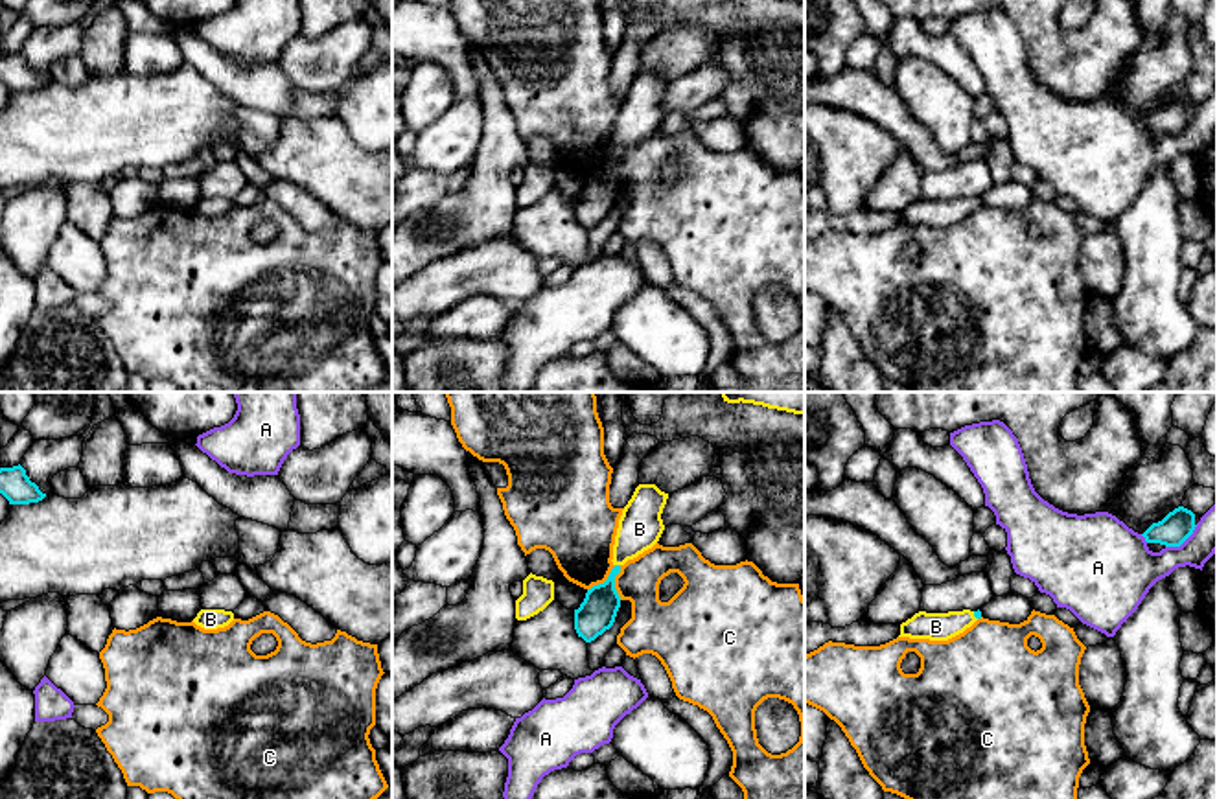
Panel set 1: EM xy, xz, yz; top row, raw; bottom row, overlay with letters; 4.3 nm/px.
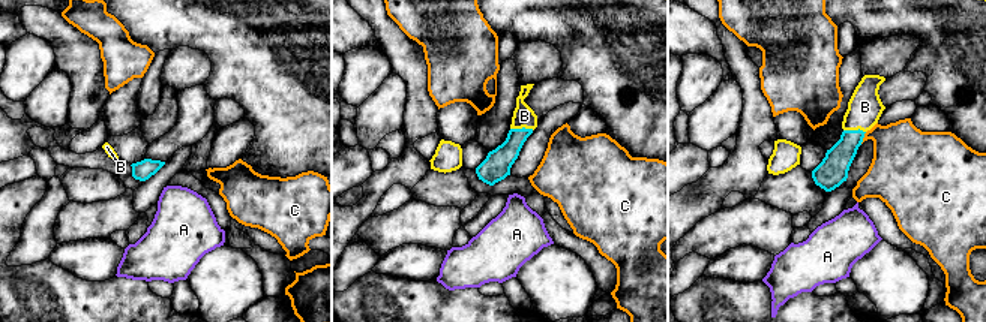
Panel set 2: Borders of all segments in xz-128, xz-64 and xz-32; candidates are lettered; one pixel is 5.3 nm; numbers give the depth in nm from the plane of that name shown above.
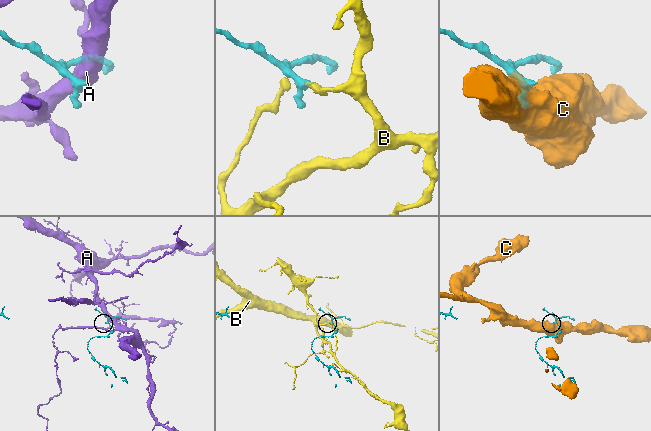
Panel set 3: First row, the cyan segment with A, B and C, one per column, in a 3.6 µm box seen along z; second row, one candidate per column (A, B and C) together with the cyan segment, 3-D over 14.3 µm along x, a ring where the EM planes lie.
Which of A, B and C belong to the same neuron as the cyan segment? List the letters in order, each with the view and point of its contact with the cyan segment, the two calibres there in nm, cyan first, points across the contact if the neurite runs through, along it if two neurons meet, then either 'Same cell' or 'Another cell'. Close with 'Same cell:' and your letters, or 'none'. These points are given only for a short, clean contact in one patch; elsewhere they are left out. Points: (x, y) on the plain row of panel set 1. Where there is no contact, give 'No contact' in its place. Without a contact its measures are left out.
A: Touches cyan at yz (1182, 129). Thickness 140 nm (cyan) against 220 nm. Another cell
B: Touches cyan at xz (617, 153). Thickness 160 nm (cyan) against 190 nm. Boundary: xz (615, 151), (619, 153). Another cell
C: Touches cyan at xz (614, 170). Thickness 160 nm (cyan) against 200 nm. Another cell
Same cell: none

